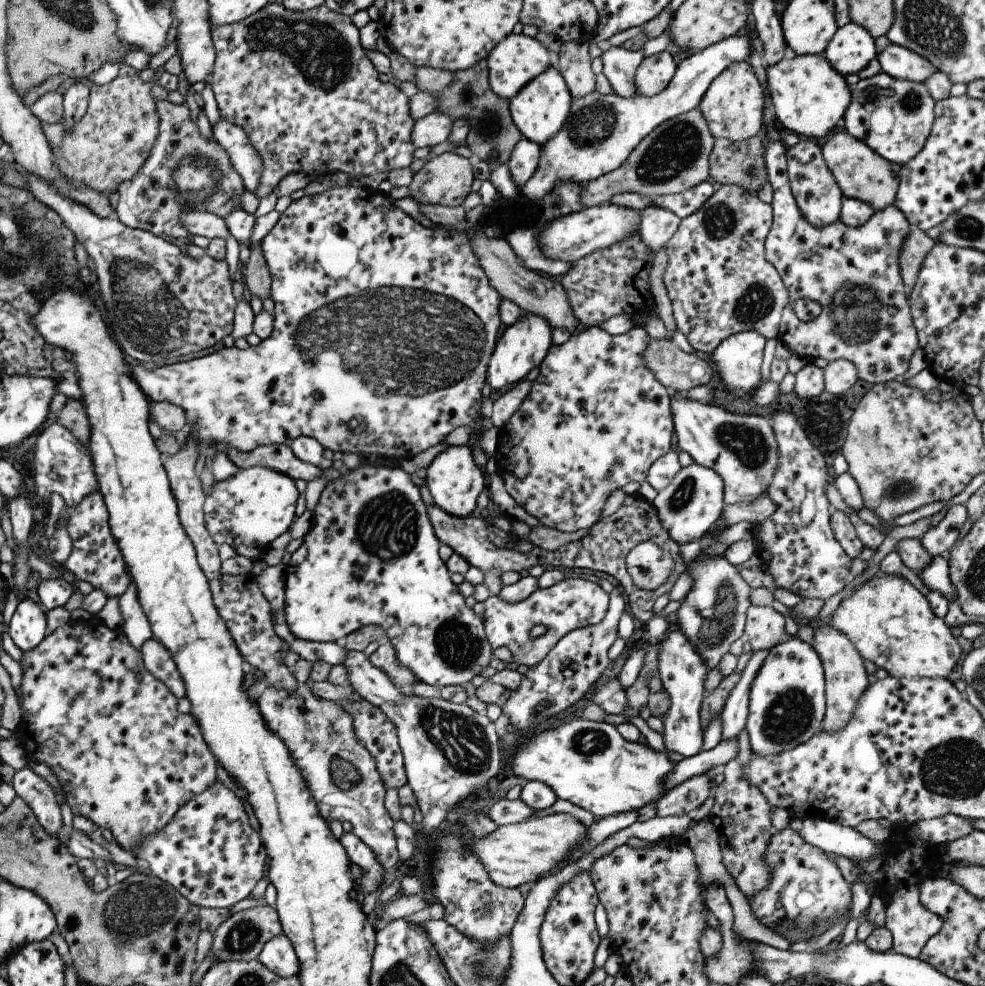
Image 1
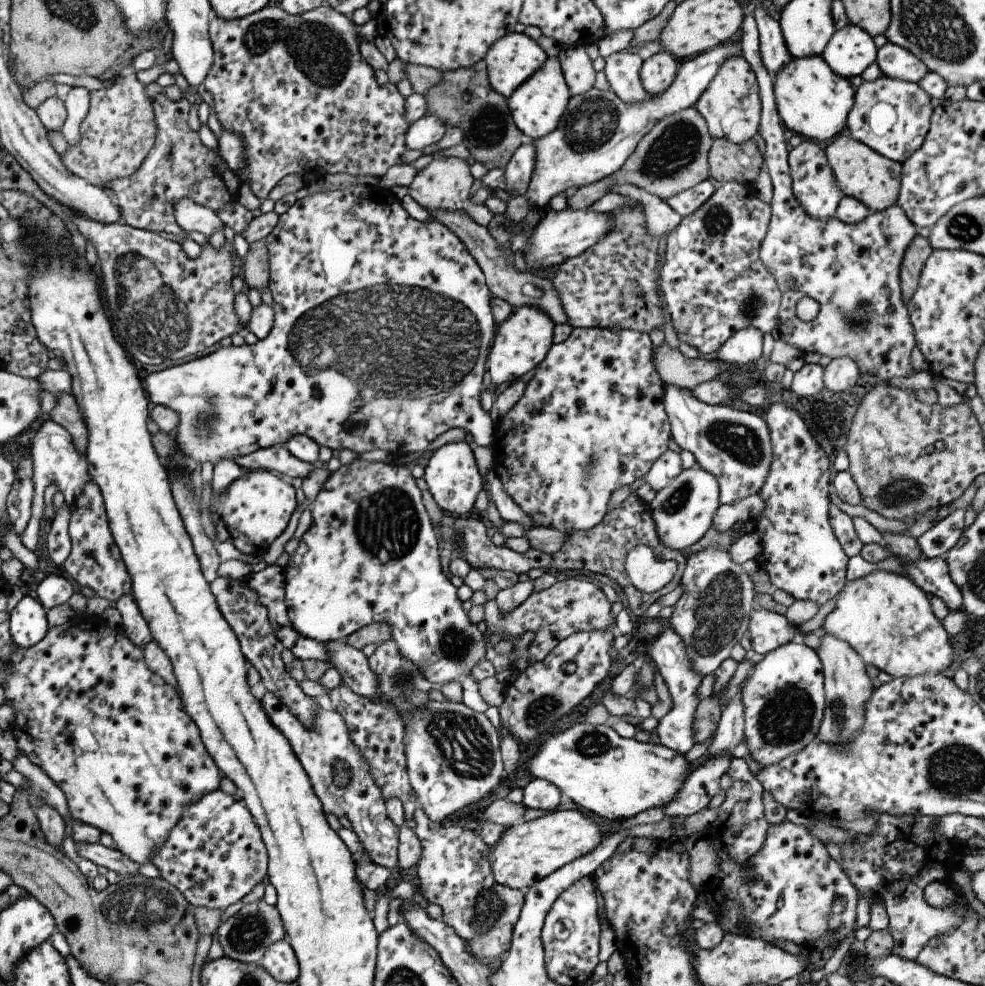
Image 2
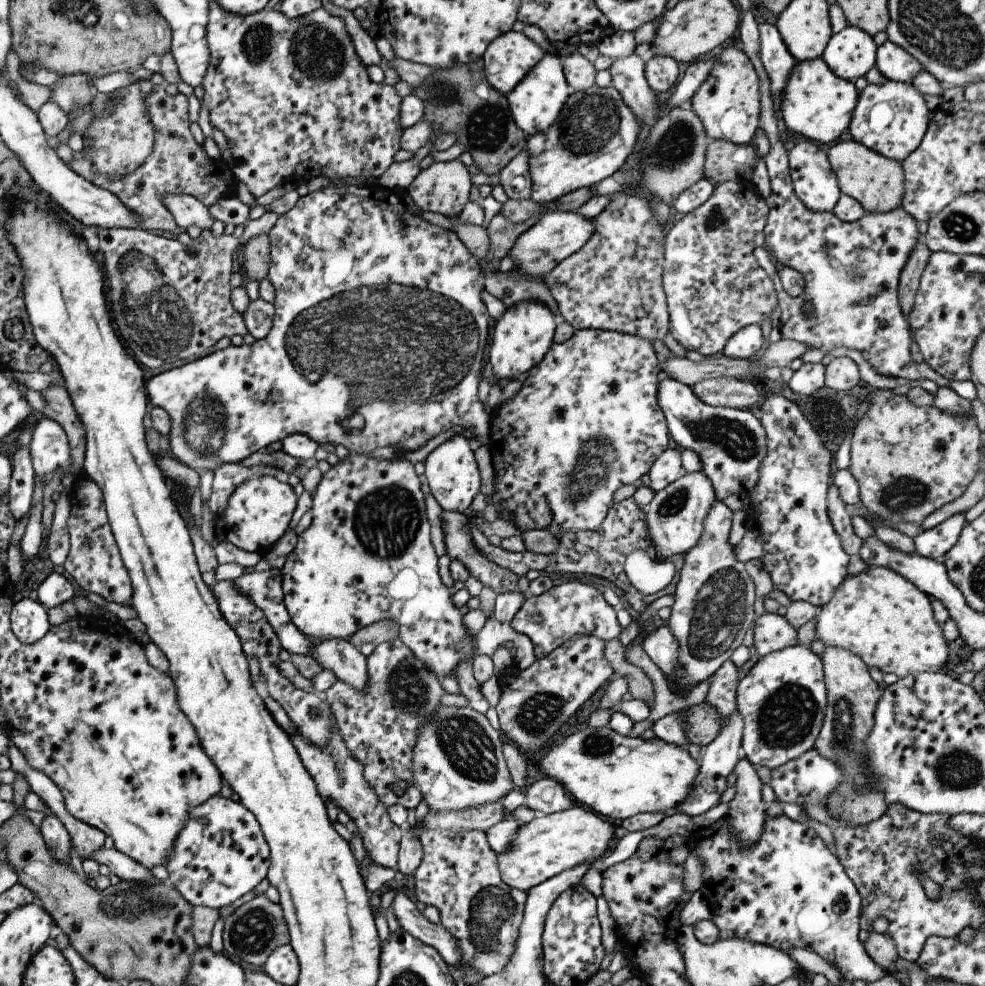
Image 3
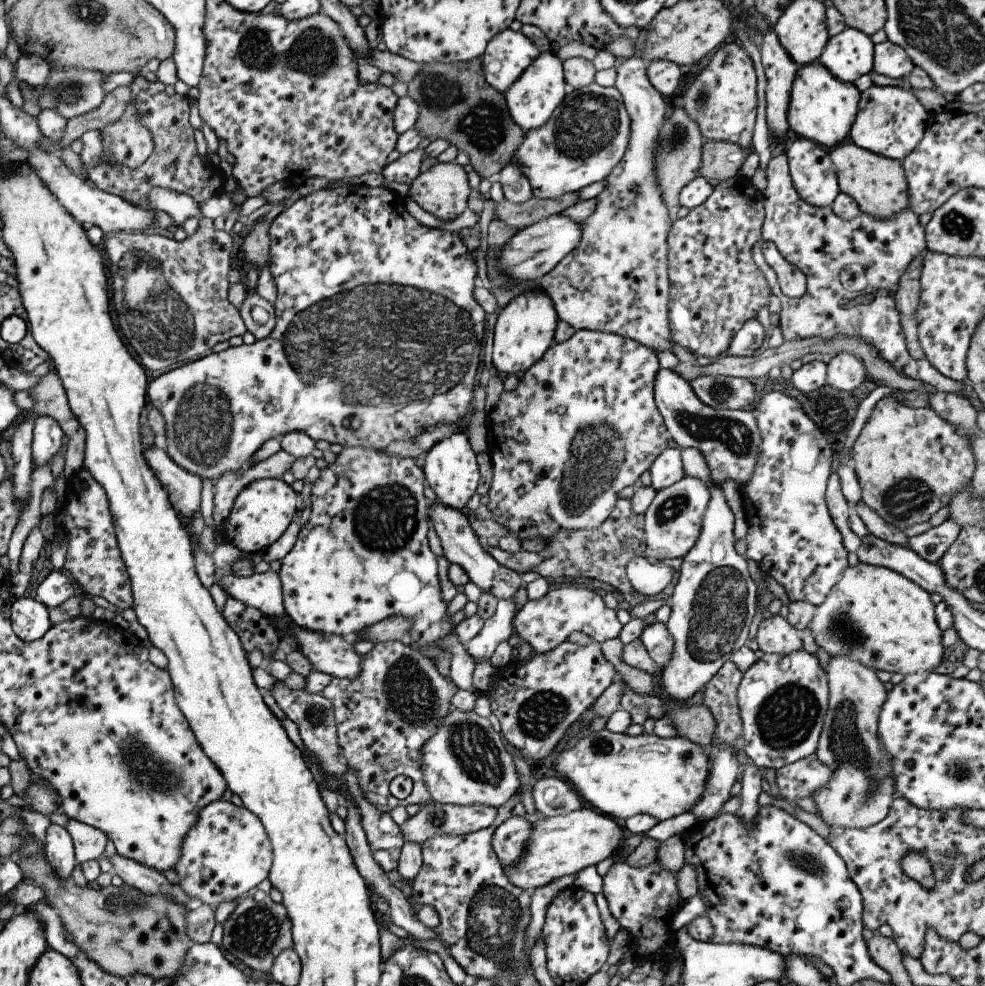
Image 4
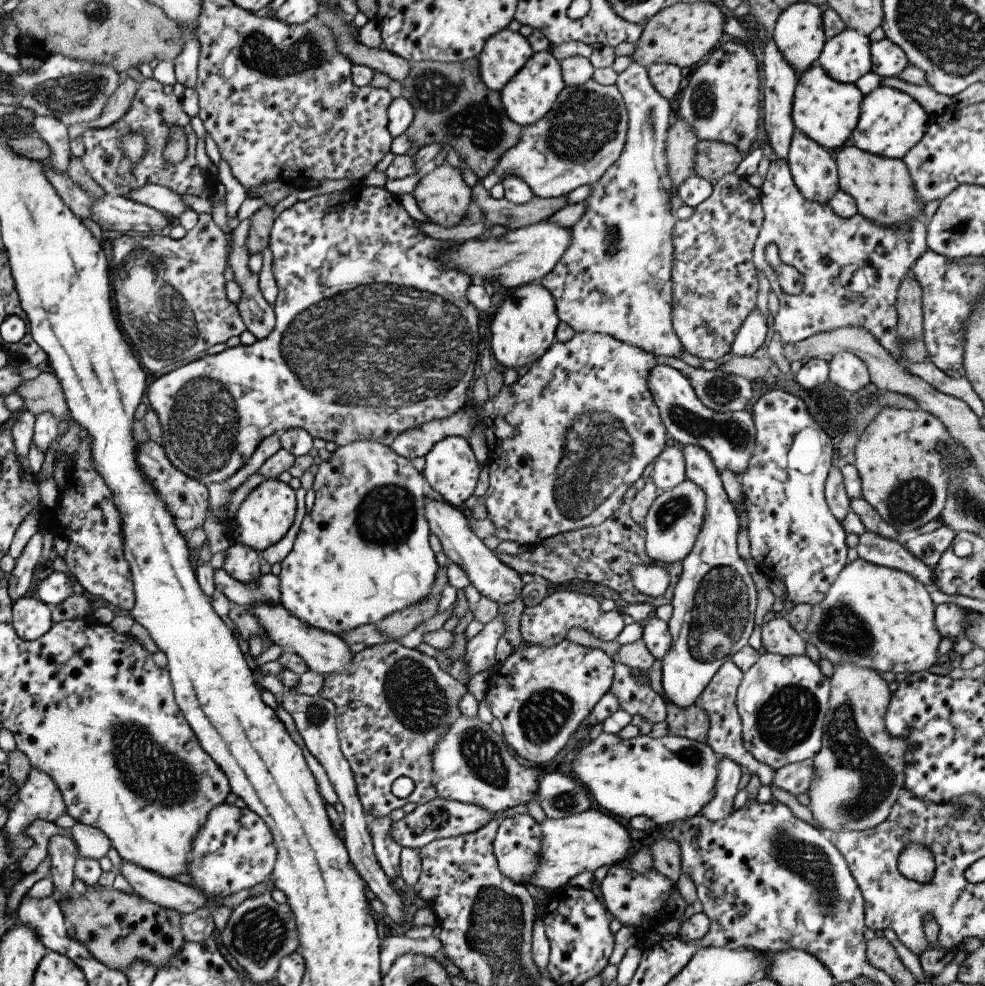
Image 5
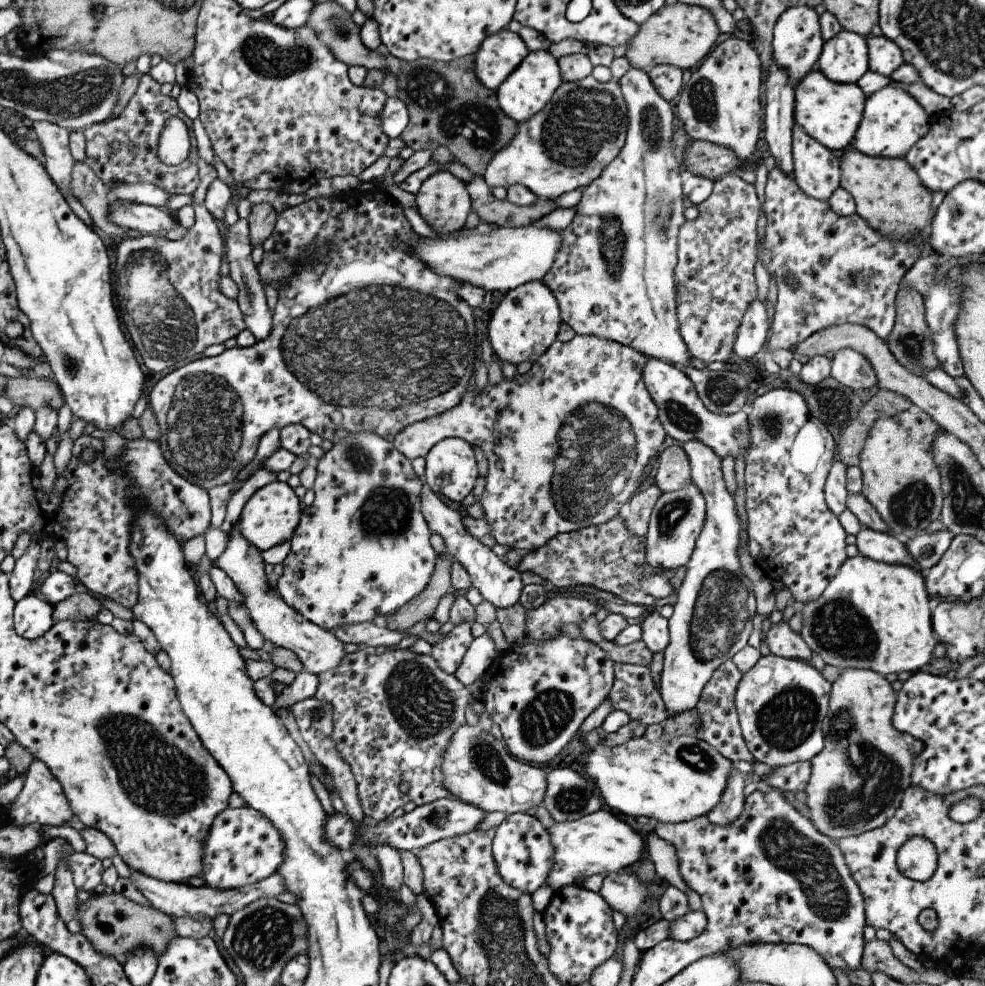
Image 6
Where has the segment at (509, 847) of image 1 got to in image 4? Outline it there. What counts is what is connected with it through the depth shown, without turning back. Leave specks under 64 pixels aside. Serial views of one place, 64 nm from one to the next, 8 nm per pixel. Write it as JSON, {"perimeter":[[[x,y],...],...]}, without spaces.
{"perimeter":[[[590,806],[564,815],[542,816],[531,823],[532,834],[520,862],[503,870],[510,884],[530,892],[556,878],[572,876],[588,866],[596,866],[616,854],[624,841],[620,823]]]}

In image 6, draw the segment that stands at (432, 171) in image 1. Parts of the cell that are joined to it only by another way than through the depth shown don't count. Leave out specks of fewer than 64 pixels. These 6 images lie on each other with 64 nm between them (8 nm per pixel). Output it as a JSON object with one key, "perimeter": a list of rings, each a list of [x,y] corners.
{"perimeter":[[[439,171],[420,186],[416,192],[416,208],[440,235],[462,230],[472,211],[466,183],[449,171]]]}

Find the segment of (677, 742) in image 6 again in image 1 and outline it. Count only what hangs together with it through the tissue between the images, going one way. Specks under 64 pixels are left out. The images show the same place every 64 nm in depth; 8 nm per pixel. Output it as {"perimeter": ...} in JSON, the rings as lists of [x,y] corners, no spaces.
{"perimeter":[[[574,719],[554,730],[542,730],[540,734],[531,733],[529,738],[516,744],[516,750],[504,759],[505,774],[538,781],[550,786],[558,799],[568,800],[572,804],[588,810],[596,819],[612,814],[639,811],[650,802],[656,803],[662,797],[666,776],[674,770],[676,763],[668,758],[666,751],[656,752],[646,743],[628,742],[616,730],[614,725],[604,722],[591,722]]]}

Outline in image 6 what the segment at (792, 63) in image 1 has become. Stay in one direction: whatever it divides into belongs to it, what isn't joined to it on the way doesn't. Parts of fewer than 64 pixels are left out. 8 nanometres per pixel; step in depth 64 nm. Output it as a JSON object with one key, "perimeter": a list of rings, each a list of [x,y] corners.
{"perimeter":[[[818,68],[810,70],[795,87],[795,102],[794,102],[794,119],[795,124],[802,126],[804,132],[810,138],[814,138],[820,142],[822,146],[828,148],[830,151],[842,153],[845,149],[852,146],[856,130],[864,118],[864,104],[866,104],[866,96],[856,83],[836,83],[832,82],[830,78],[826,78],[824,74],[820,73]]]}

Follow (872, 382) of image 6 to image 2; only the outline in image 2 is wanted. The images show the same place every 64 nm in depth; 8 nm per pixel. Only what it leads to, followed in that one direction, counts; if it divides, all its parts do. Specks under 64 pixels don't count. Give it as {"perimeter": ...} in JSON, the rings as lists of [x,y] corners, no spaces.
{"perimeter":[[[846,357],[834,359],[823,368],[825,388],[830,392],[838,393],[852,388],[860,377],[861,372],[856,362]]]}

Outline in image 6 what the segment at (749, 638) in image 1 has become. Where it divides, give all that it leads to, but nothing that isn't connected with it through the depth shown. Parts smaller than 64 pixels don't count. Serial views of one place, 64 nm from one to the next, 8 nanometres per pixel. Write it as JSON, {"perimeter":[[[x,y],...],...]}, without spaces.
{"perimeter":[[[784,620],[770,626],[764,642],[772,655],[804,662],[810,662],[812,658],[812,650],[804,643],[800,633],[794,632]]]}

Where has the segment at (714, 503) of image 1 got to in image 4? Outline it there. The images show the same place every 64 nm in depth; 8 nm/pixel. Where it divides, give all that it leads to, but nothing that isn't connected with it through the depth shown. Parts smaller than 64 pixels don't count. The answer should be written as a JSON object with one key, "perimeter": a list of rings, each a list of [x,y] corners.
{"perimeter":[[[685,475],[668,488],[657,491],[652,504],[645,512],[645,557],[663,561],[666,558],[682,558],[696,544],[700,536],[703,514],[706,512],[710,491],[704,481]]]}

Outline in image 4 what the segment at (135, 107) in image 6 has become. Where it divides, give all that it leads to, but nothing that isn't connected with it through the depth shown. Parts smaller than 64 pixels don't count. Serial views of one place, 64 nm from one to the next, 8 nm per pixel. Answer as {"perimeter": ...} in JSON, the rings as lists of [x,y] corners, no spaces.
{"perimeter":[[[151,77],[151,83],[146,90],[136,89],[134,100],[138,108],[140,122],[152,132],[154,140],[154,150],[148,160],[140,168],[126,168],[126,166],[116,166],[116,164],[106,164],[102,162],[102,134],[99,130],[86,131],[80,136],[83,142],[83,150],[80,158],[83,168],[88,173],[89,180],[94,182],[96,187],[108,193],[118,195],[126,202],[132,202],[134,206],[142,206],[146,210],[152,210],[156,216],[156,222],[152,228],[167,228],[175,230],[174,220],[166,212],[150,208],[148,204],[148,194],[152,188],[168,188],[172,192],[184,193],[192,196],[196,202],[202,204],[210,200],[212,196],[224,193],[224,175],[219,166],[211,161],[202,160],[198,154],[195,141],[195,128],[189,121],[189,107],[187,96],[180,96],[175,93],[173,96],[166,94],[165,85]]]}

